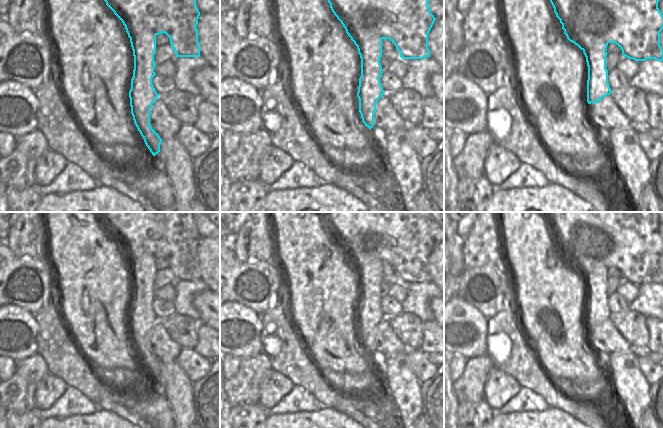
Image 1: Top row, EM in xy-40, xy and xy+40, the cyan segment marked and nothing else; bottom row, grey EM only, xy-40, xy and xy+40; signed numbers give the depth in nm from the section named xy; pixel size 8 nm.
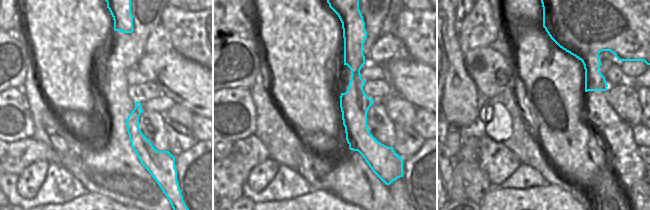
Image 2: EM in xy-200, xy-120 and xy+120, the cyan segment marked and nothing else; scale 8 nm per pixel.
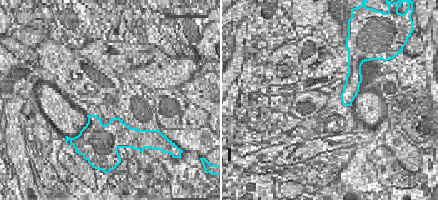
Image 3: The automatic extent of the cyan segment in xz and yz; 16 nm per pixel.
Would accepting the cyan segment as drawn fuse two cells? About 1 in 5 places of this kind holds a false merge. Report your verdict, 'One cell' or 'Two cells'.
Two cells

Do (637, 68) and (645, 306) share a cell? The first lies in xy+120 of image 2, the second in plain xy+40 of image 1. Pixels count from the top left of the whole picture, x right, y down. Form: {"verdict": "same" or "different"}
{"verdict": "different"}

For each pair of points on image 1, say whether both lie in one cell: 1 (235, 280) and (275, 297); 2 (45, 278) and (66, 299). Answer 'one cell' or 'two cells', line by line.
1: one cell
2: two cells

